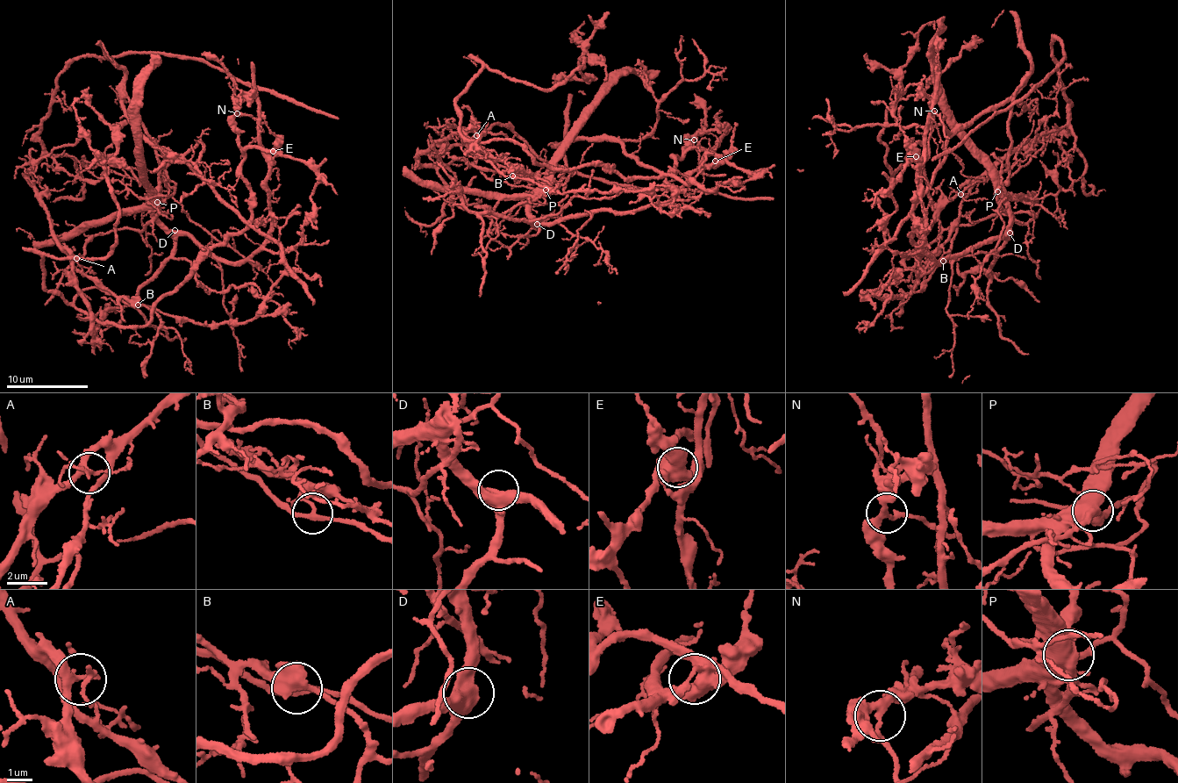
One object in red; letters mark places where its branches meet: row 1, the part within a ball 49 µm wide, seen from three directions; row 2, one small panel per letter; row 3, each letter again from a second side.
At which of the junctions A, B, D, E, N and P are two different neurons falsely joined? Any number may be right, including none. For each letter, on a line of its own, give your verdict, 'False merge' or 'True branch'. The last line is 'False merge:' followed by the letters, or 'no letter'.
A: True branch
B: False merge
D: True branch
E: True branch
N: True branch
P: False merge
False merge: B, P

